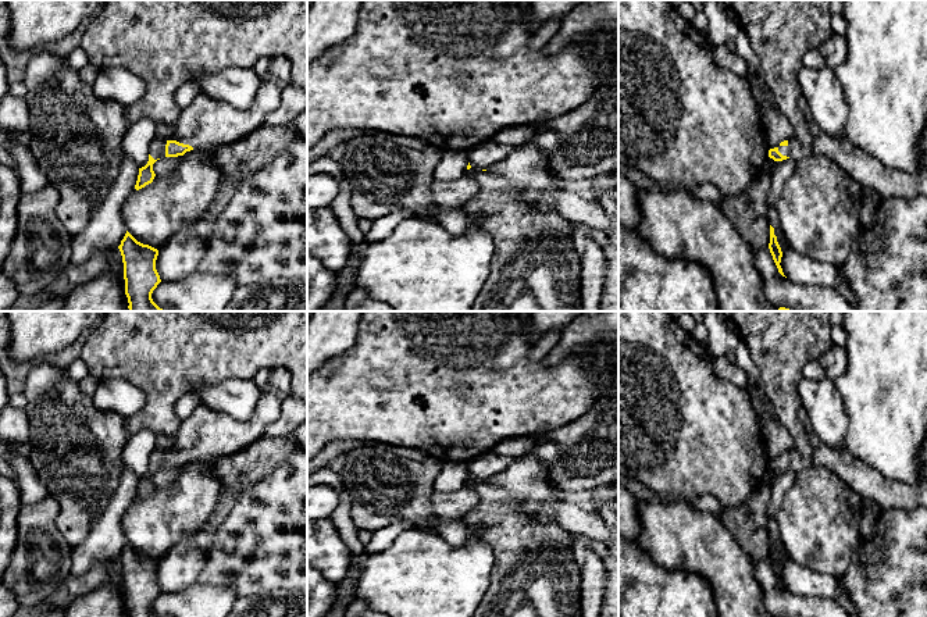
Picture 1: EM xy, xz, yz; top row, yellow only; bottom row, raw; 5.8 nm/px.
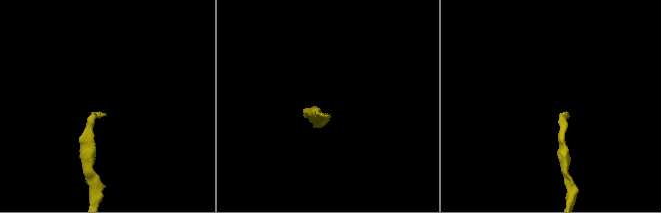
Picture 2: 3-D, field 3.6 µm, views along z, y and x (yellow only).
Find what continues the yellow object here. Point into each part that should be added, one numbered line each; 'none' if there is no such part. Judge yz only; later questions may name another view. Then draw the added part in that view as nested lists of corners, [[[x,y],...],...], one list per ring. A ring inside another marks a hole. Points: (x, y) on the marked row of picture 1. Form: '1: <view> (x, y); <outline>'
1: yz (795, 149); [[[792,138],[788,140],[787,146],[778,146],[778,151],[782,156],[798,160],[803,157],[805,154],[807,154],[810,150],[805,147],[796,138]]]

